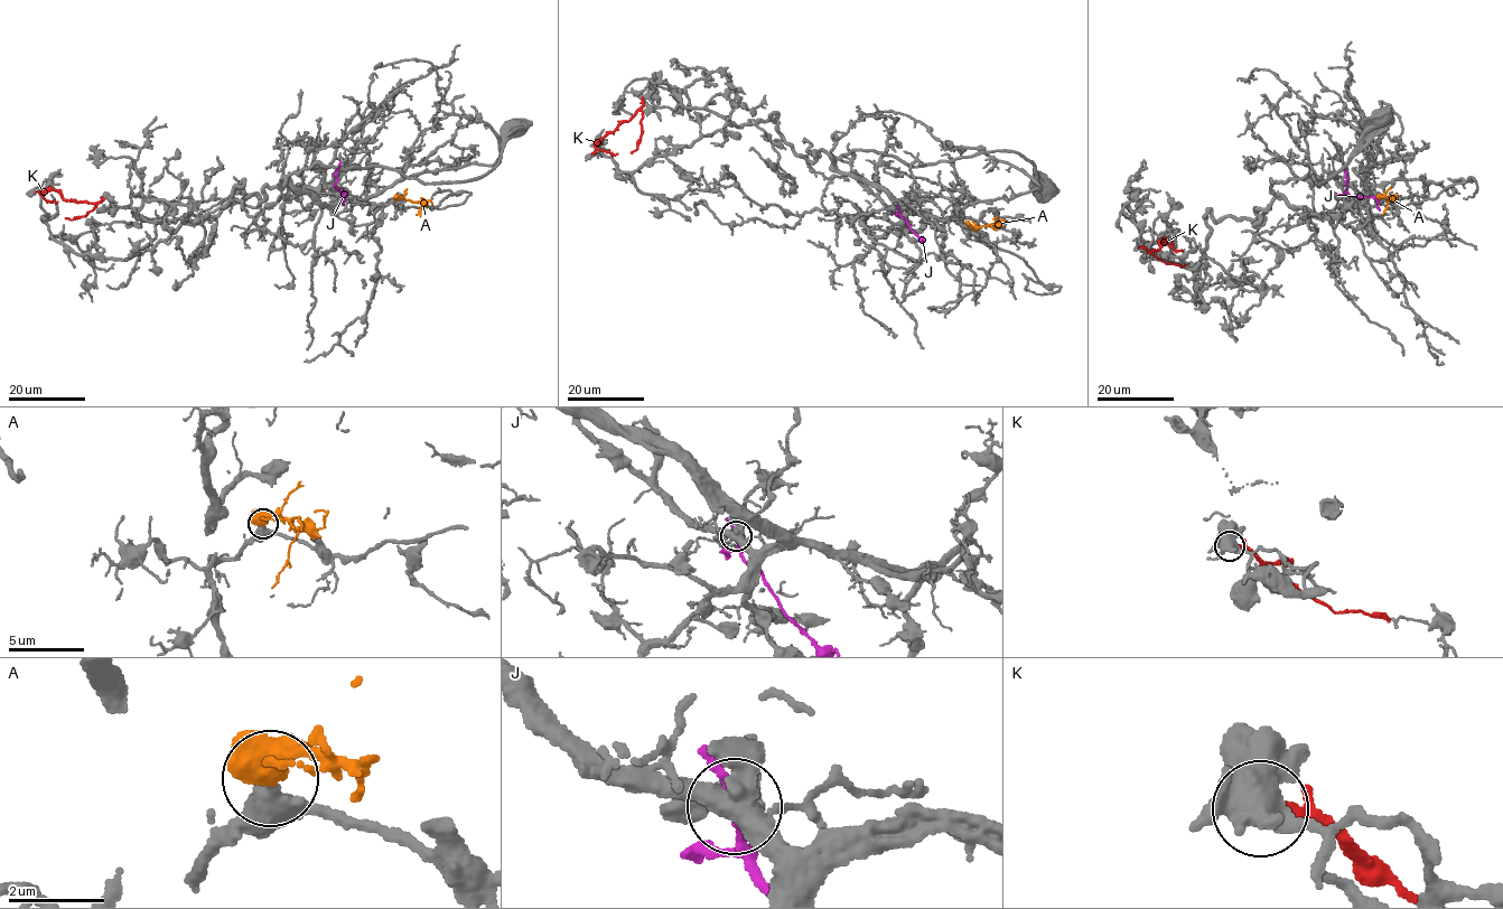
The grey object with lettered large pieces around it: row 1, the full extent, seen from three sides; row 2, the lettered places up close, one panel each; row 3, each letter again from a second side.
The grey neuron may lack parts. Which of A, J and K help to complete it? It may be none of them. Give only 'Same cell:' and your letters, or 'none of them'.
Same cell: A

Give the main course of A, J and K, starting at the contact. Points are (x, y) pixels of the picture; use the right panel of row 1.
A: (1380, 198), (1383, 196), (1391, 199), (1382, 214)
J: (1342, 194), (1371, 196), (1378, 203), (1380, 211)
K: (1139, 247), (1158, 251), (1160, 241), (1165, 241), (1175, 250), (1182, 250)

